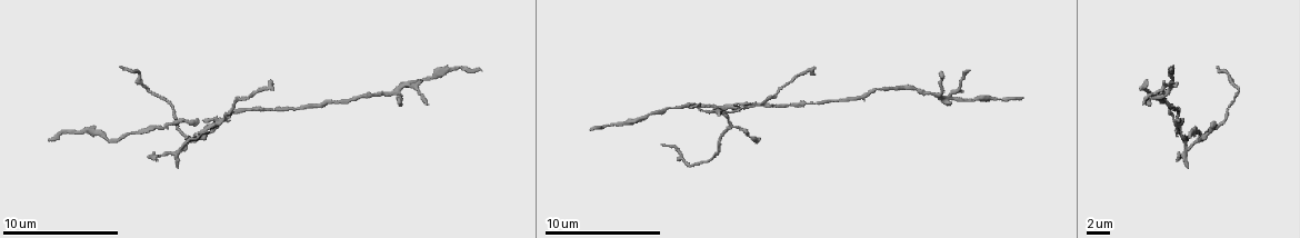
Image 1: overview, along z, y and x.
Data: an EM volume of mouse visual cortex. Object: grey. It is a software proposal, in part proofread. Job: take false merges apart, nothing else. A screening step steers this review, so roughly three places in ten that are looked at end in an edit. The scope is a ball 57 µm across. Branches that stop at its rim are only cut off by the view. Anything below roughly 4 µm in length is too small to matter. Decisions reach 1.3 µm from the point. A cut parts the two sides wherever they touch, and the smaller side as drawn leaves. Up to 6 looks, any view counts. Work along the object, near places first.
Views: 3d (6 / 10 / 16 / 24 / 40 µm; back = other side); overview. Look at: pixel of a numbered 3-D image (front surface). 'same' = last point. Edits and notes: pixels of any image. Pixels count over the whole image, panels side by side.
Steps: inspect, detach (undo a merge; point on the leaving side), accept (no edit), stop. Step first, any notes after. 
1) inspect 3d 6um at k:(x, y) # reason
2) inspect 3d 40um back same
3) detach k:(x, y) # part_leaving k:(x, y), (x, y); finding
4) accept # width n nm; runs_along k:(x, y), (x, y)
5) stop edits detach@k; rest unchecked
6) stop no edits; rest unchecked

inspect 3d 10um at 1:(1168, 82) # two arms at a narrow angle

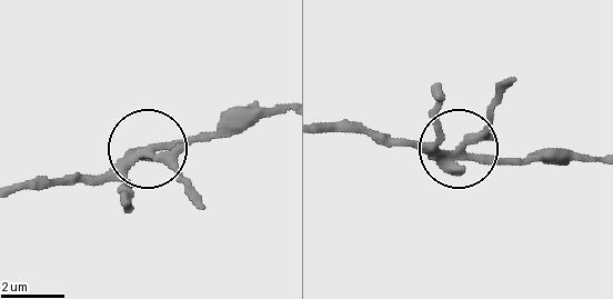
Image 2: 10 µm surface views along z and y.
inspect 3d 10um back at 2:(150, 153)

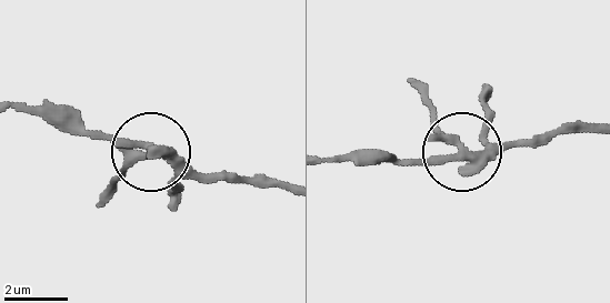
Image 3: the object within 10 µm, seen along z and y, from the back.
accept # width 280 nm; runs_along 3:(596, 133), (469, 150), (444, 133), (408, 81); one neuron here

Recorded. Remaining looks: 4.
inspect 3d 6um at 1:(1172, 115) # branch point

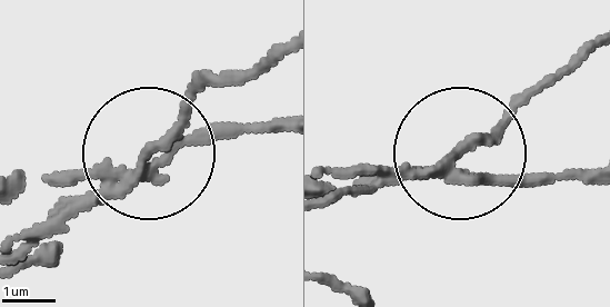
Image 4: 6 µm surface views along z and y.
inspect 3d 6um back at 4:(146, 159)

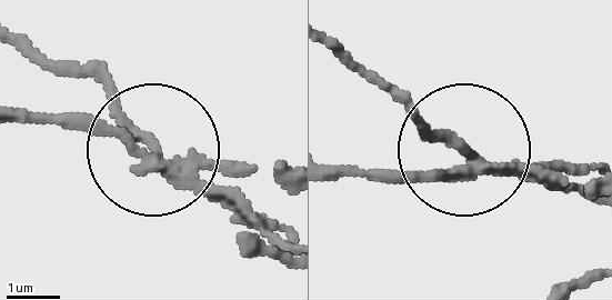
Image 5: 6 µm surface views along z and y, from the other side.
detach 5:(434, 140) # arms 3; part_leaving 5:(178, 178), (213, 182), (279, 231); a second neuron is stuck on

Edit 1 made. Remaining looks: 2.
stop edits detach@5; rest unchecked

